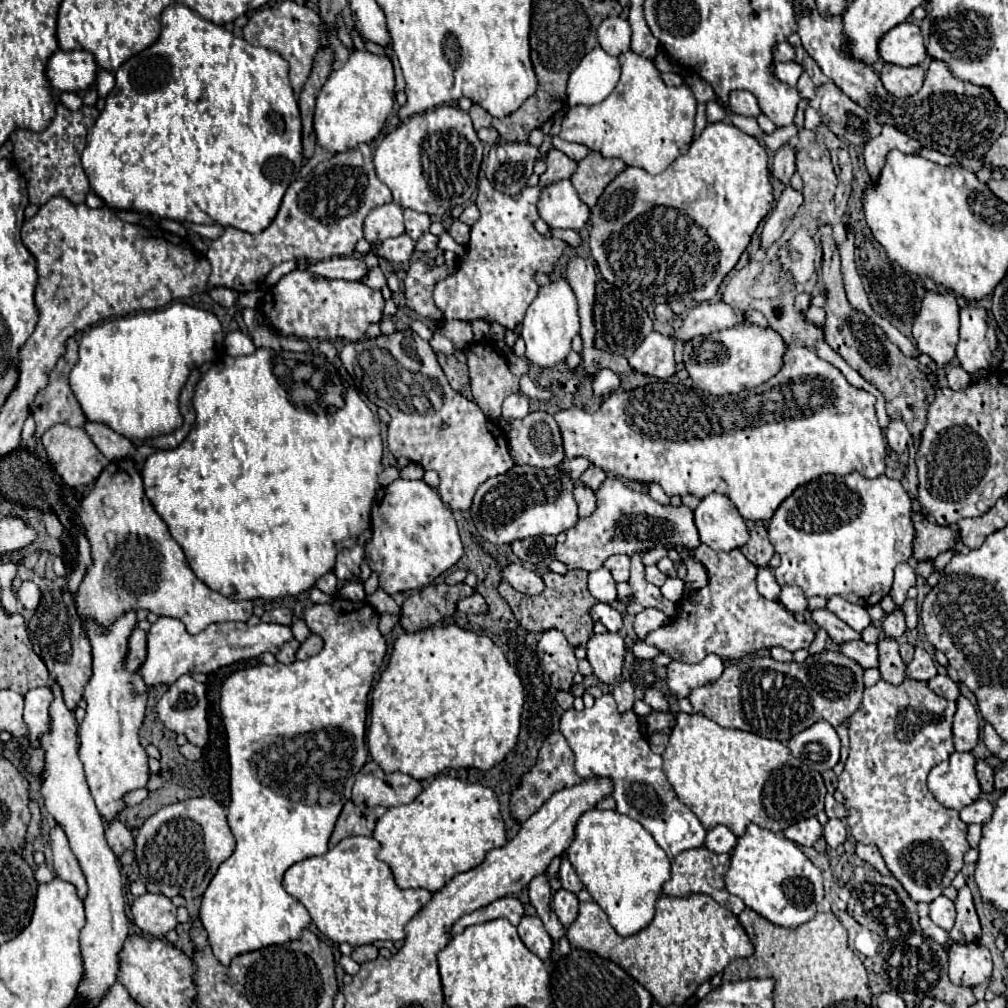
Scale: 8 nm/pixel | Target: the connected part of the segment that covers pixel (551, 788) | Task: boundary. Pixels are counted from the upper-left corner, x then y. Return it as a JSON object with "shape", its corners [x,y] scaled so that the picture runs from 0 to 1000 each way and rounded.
{"shape":[[[549,726],[545,728],[545,732],[541,734],[539,742],[535,744],[535,750],[533,750],[533,758],[529,762],[525,762],[517,774],[515,774],[515,780],[507,786],[507,808],[509,812],[517,817],[521,815],[525,810],[529,810],[551,786],[559,784],[561,780],[570,780],[578,776],[578,772],[570,770],[570,764],[568,764],[568,744],[564,742],[563,734],[559,732],[557,726]]]}

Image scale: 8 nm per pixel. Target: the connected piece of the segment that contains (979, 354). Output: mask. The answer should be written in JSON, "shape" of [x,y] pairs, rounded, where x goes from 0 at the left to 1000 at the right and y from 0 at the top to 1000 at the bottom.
{"shape":[[[955,304],[951,312],[953,327],[949,355],[953,359],[953,365],[961,371],[971,365],[981,365],[983,349],[989,343],[989,331],[981,319],[979,308],[971,304]]]}

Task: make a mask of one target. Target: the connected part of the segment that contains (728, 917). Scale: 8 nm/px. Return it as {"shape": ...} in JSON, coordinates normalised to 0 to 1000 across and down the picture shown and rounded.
{"shape":[[[686,887],[680,891],[656,889],[648,915],[628,929],[614,929],[602,915],[602,907],[592,895],[574,897],[572,913],[563,921],[566,938],[596,946],[612,954],[636,978],[640,978],[654,998],[678,996],[693,976],[707,970],[723,954],[747,946],[747,935],[727,905],[711,897],[701,887]]]}

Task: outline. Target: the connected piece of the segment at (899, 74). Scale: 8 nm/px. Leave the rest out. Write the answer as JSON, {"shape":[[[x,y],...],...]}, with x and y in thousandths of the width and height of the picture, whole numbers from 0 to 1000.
{"shape":[[[878,63],[874,69],[874,79],[876,85],[890,97],[900,97],[912,91],[916,85],[916,75],[918,69],[914,65],[888,65],[888,63]]]}

